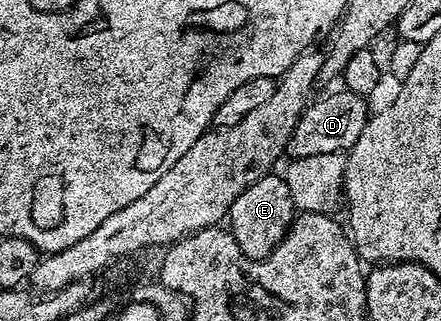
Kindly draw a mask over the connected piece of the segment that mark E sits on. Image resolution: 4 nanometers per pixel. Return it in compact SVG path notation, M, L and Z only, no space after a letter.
M268 174L236 198L229 215L229 231L237 246L246 256L254 260L264 260L291 228L291 221L297 215L295 203L291 201L289 186L282 175Z

